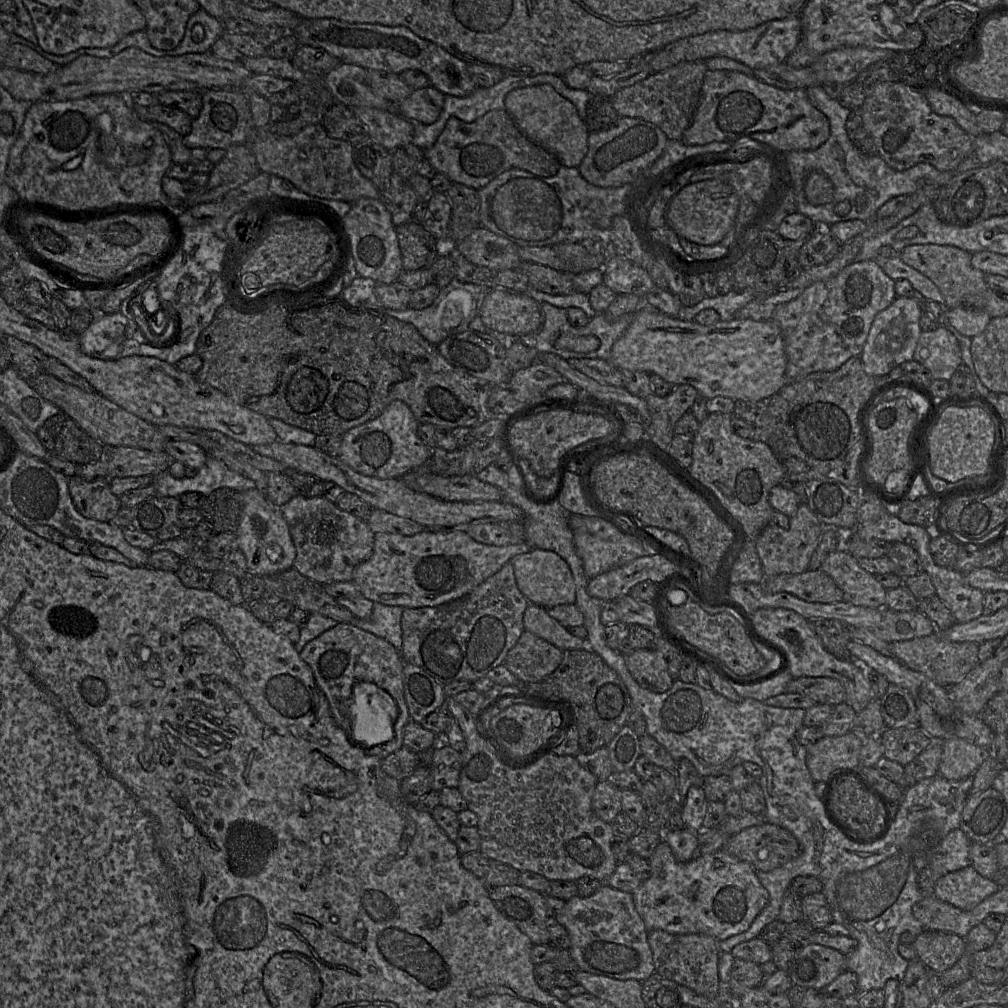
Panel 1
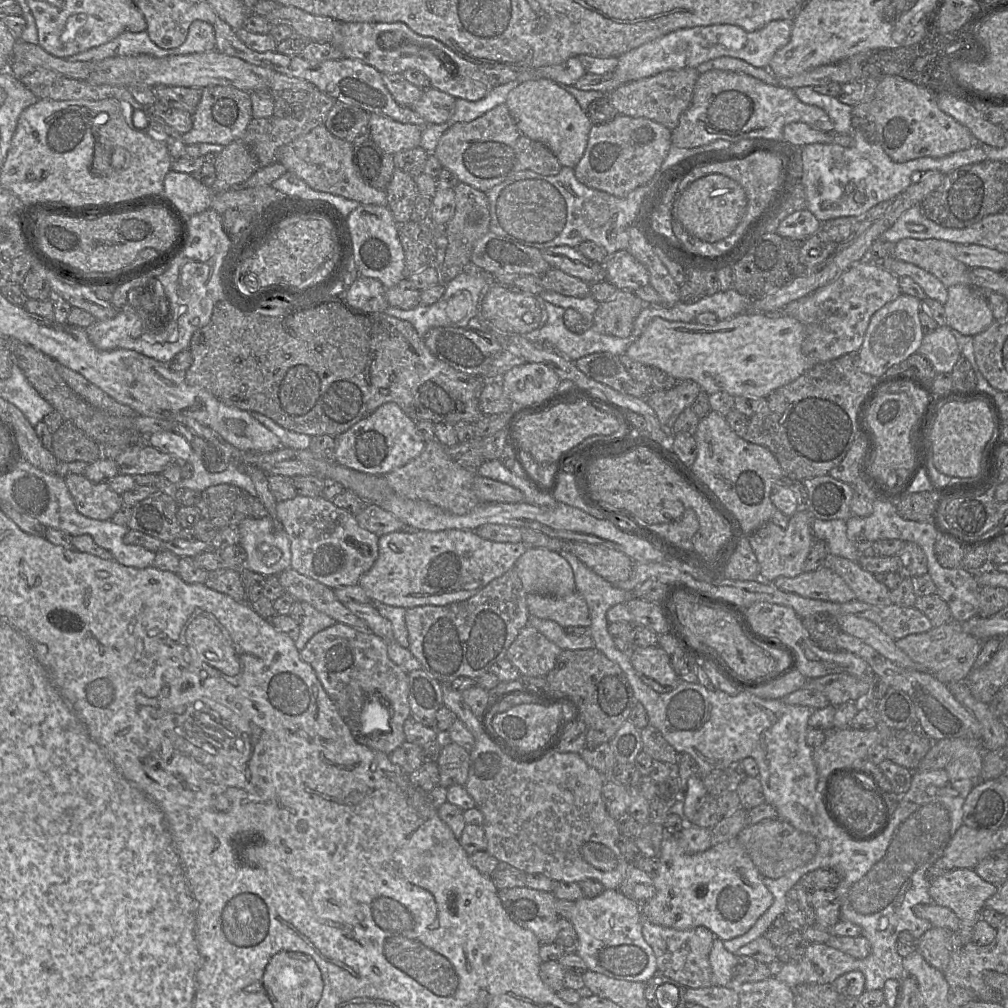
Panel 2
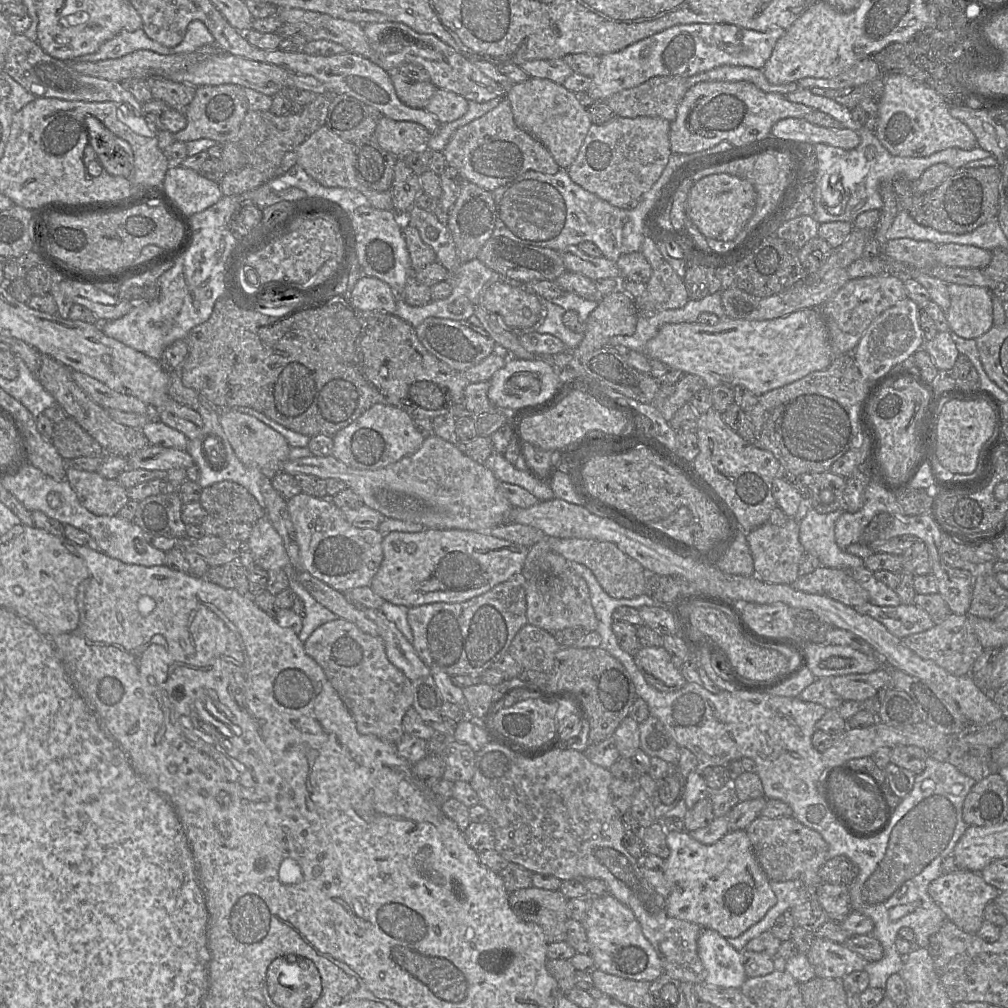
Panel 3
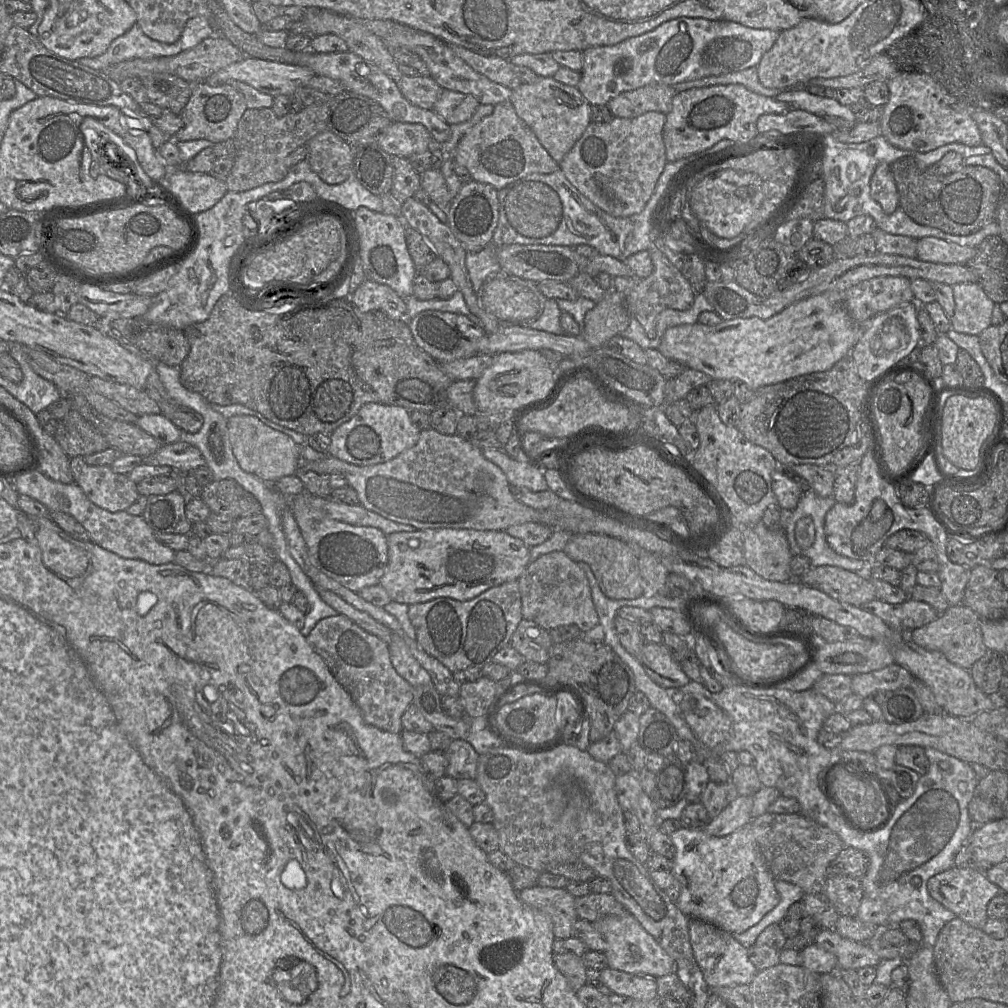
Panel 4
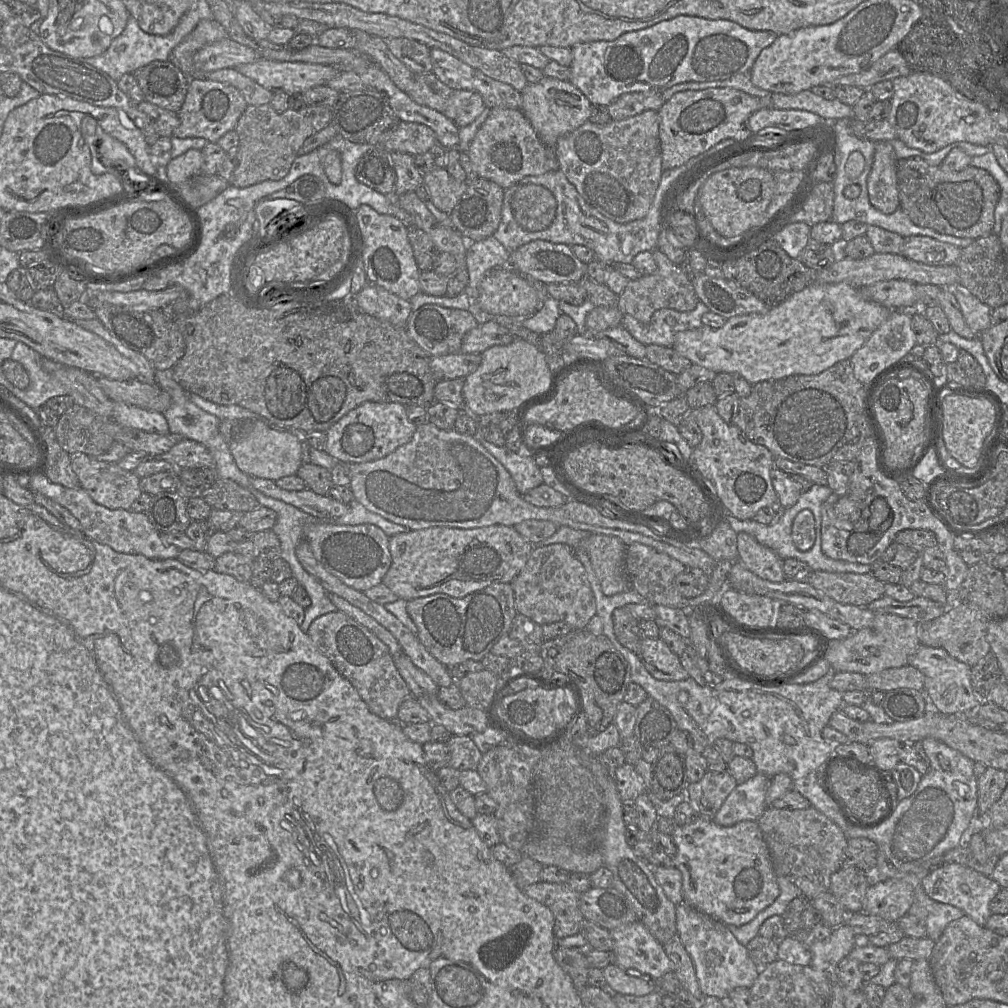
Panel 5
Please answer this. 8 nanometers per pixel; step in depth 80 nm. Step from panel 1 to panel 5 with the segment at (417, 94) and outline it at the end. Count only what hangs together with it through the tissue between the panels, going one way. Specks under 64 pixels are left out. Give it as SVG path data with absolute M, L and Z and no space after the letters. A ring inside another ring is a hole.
M453 90L445 103L443 114L457 127L473 122L486 106L480 94L469 90Z

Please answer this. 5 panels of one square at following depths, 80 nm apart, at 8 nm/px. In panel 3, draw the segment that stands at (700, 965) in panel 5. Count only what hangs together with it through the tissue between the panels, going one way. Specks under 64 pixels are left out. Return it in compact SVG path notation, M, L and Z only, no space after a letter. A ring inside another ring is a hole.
M702 928L697 940L697 951L706 970L704 983L727 988L739 988L747 980L741 952L735 950L726 938L709 928Z

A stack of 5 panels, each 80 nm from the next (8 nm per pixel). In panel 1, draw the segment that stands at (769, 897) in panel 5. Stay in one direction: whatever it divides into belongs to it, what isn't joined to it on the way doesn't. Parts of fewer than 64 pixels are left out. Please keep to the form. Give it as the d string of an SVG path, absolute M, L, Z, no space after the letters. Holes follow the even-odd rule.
M660 841L651 857L648 859L651 867L651 875L648 879L642 881L640 886L632 893L635 908L644 921L648 931L664 930L670 934L706 934L713 938L723 941L731 936L740 934L748 930L754 919L765 908L769 902L769 893L760 883L756 870L747 862L738 859L737 857L727 853L724 850L719 850L711 854L694 857L688 862L680 863L674 858L670 846L665 841Z

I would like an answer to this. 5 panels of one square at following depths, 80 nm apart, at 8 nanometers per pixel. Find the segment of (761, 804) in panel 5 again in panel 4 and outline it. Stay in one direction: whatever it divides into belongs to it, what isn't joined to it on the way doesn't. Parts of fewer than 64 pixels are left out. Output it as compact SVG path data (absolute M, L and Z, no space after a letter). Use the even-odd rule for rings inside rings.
M739 795L717 817L710 820L704 831L711 836L726 836L749 825L753 820L752 807L753 796Z

